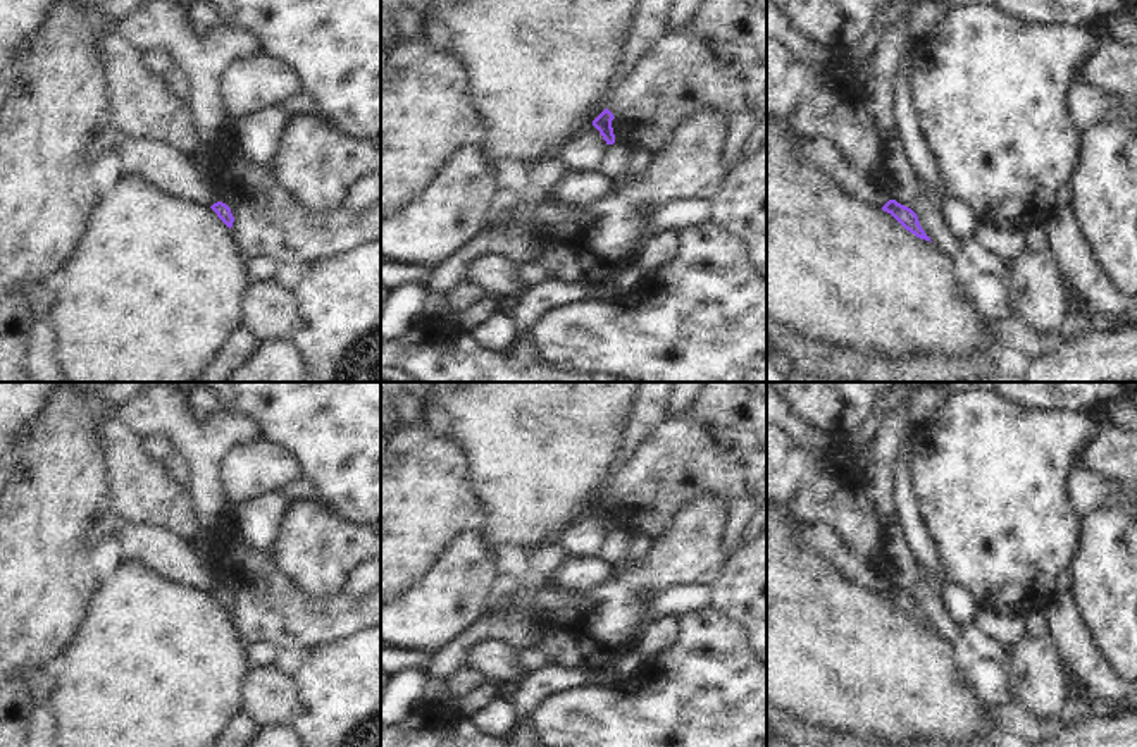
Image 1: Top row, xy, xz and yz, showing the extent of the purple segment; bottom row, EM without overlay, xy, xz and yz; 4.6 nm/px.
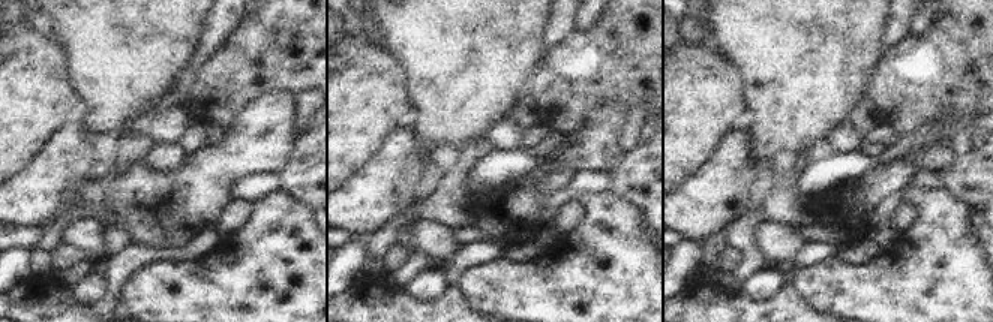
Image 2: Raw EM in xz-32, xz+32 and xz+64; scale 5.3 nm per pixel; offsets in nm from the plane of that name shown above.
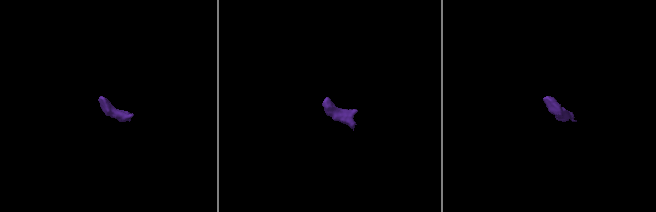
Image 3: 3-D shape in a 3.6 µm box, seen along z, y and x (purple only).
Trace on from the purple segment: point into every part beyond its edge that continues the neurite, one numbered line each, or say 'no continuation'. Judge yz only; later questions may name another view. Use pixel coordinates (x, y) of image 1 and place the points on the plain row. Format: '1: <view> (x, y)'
no continuation

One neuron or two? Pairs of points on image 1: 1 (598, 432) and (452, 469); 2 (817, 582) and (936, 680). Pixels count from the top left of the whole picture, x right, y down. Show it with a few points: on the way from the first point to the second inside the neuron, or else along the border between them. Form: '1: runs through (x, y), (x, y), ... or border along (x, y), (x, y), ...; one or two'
1: border along (452, 436), (467, 463), (471, 489), (481, 503); two
2: runs through (846, 611), (907, 672); one

